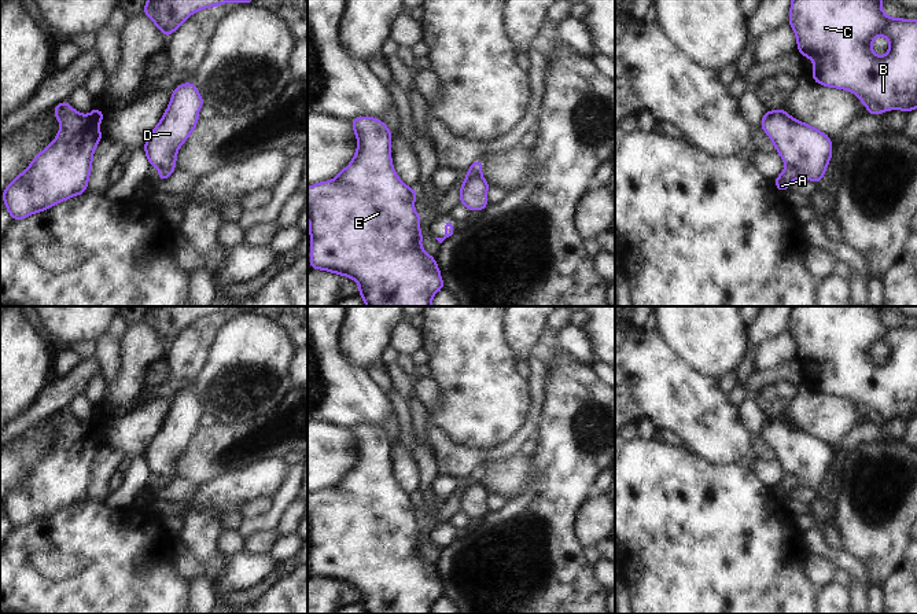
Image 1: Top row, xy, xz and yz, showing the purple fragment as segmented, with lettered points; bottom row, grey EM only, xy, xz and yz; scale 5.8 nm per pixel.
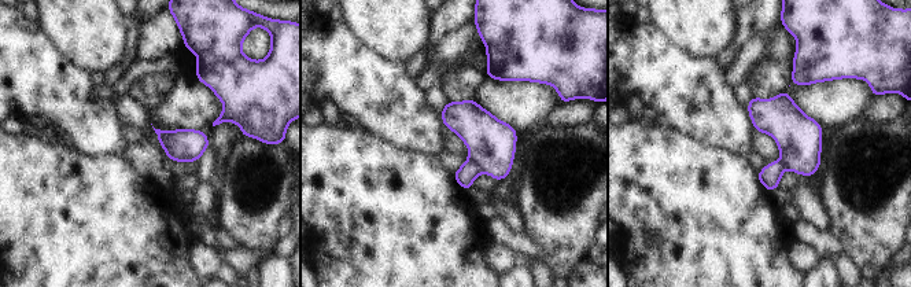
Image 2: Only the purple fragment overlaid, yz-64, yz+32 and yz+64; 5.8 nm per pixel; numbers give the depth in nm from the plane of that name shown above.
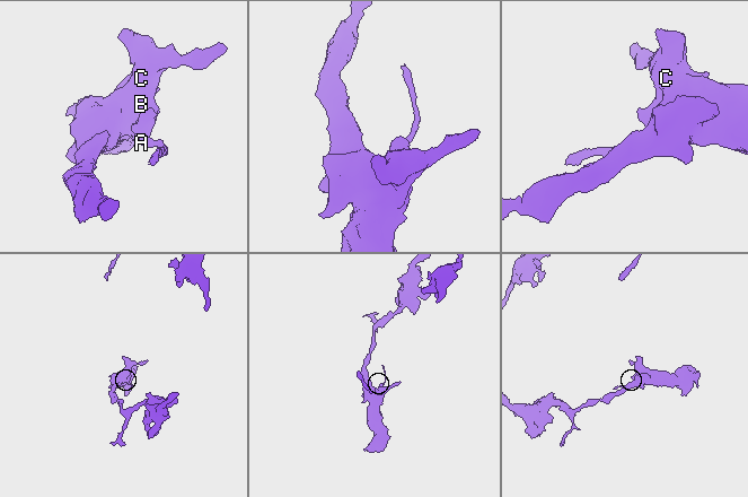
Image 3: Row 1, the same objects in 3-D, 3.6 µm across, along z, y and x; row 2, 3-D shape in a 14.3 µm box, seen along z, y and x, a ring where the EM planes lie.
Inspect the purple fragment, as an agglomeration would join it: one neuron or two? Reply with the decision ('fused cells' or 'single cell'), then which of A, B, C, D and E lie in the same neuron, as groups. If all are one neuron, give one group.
fused cells | A / B C D E

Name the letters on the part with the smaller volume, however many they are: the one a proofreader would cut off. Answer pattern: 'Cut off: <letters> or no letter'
Cut off: A

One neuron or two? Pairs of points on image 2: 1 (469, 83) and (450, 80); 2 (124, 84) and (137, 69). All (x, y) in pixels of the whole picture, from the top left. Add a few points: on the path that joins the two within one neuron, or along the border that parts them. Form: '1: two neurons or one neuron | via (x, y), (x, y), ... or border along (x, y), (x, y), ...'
1: one neuron | via (465, 83), (454, 81)
2: one neuron | via (128, 80), (135, 73)

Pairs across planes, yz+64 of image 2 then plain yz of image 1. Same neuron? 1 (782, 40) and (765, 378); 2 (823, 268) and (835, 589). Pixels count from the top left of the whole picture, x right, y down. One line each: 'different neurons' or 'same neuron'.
1: different neurons
2: same neuron

